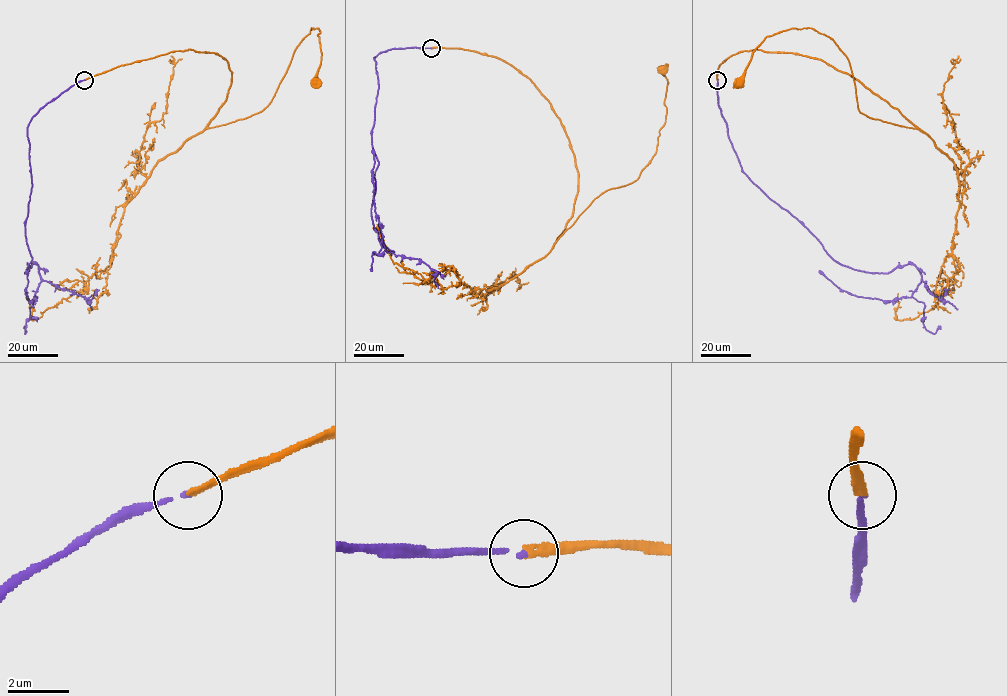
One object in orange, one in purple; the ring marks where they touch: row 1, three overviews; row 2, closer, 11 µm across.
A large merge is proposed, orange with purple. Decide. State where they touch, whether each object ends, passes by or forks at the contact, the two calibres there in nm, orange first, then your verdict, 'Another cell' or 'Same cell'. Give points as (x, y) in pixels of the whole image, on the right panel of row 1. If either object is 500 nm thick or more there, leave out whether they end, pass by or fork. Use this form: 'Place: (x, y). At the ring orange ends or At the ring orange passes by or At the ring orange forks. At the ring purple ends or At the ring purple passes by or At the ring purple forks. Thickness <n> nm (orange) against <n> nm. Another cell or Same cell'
Place: (717, 80). At the ring orange ends. At the ring purple ends. Thickness 240 nm (orange) against 140 nm. Same cell

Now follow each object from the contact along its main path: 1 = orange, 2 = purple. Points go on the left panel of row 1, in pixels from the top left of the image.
1: (84, 80), (213, 52), (231, 84), (207, 127), (225, 125), (270, 103), (318, 28), (317, 84)
2: (84, 80), (28, 127), (32, 260), (24, 273), (36, 264), (41, 282), (33, 300), (26, 270)

